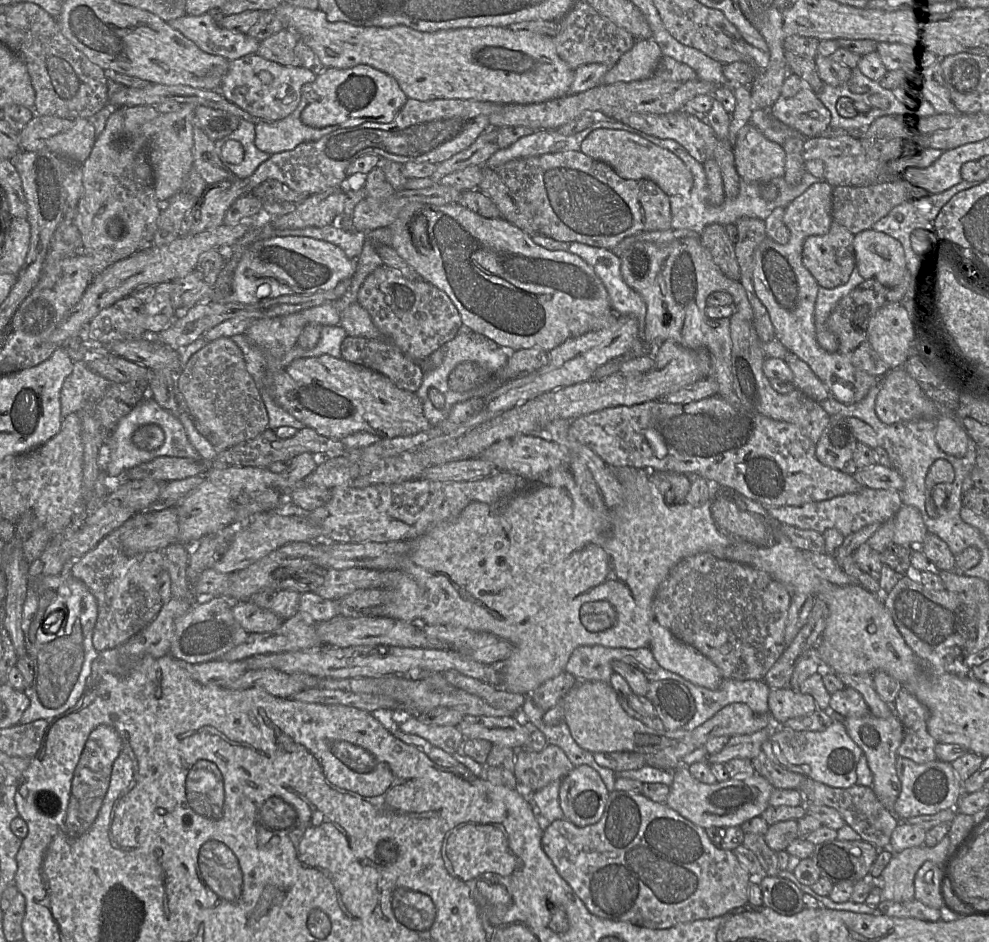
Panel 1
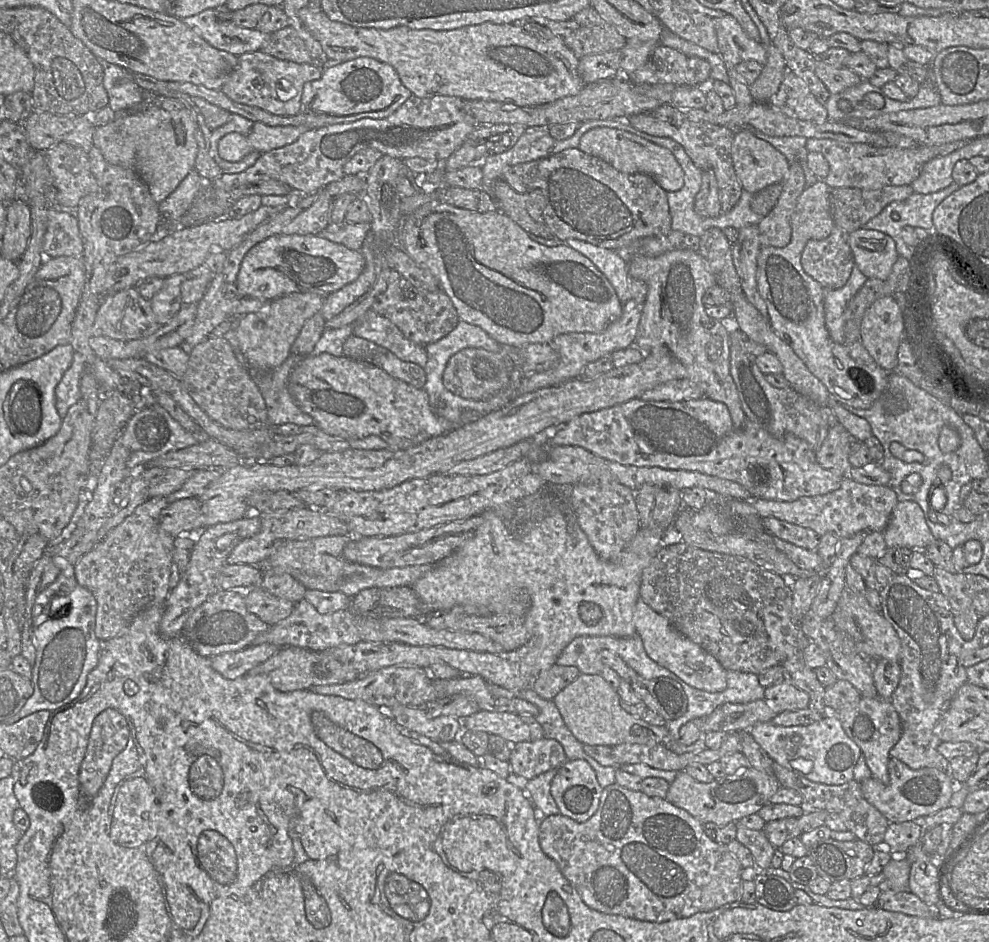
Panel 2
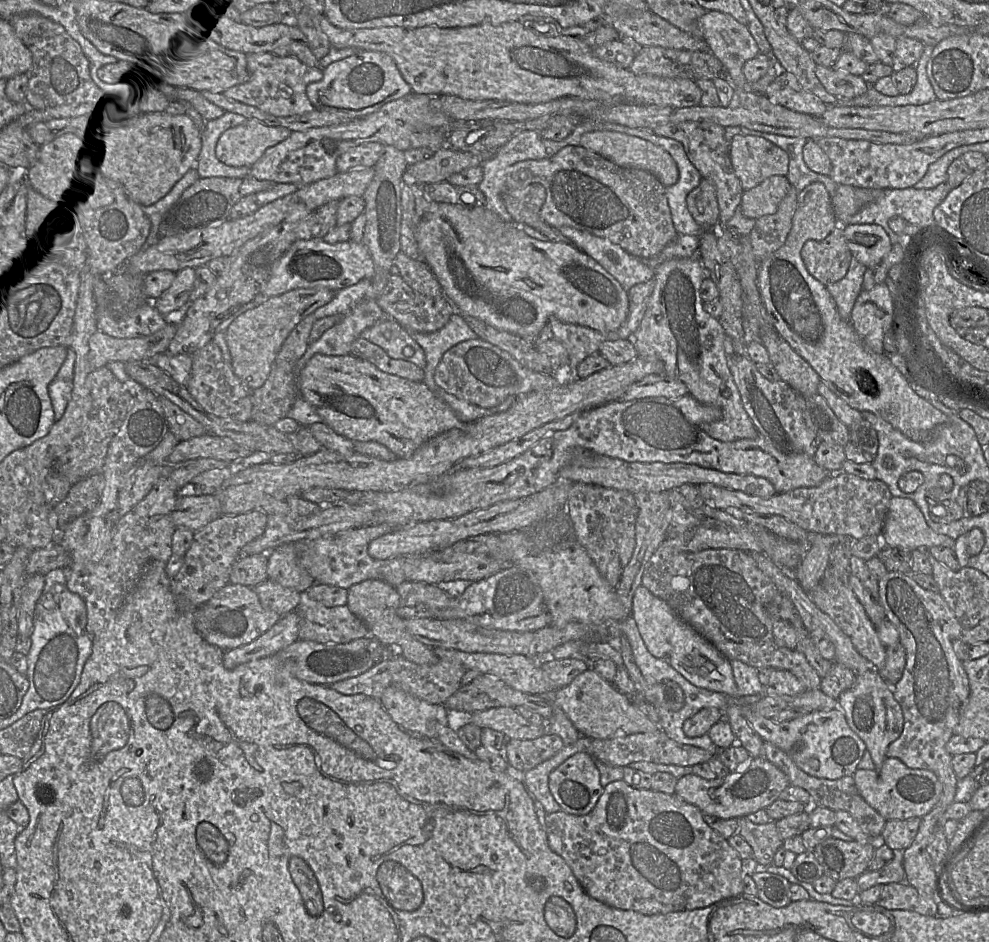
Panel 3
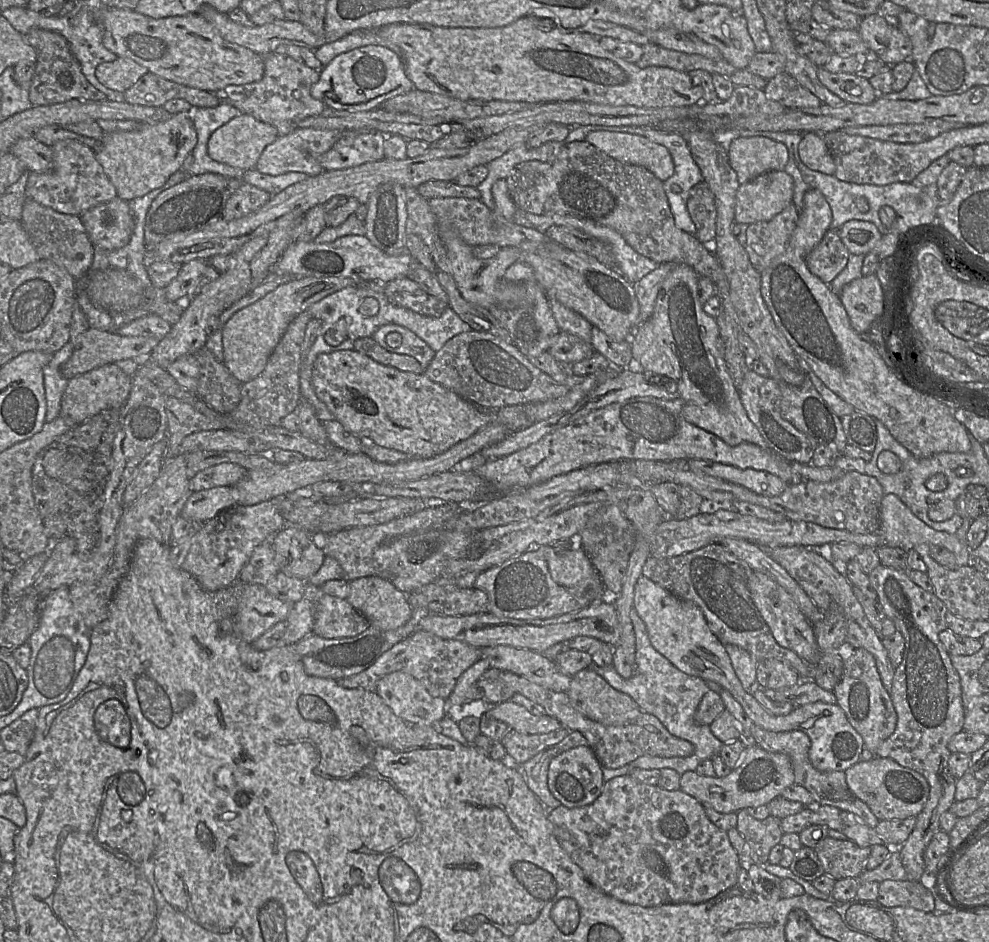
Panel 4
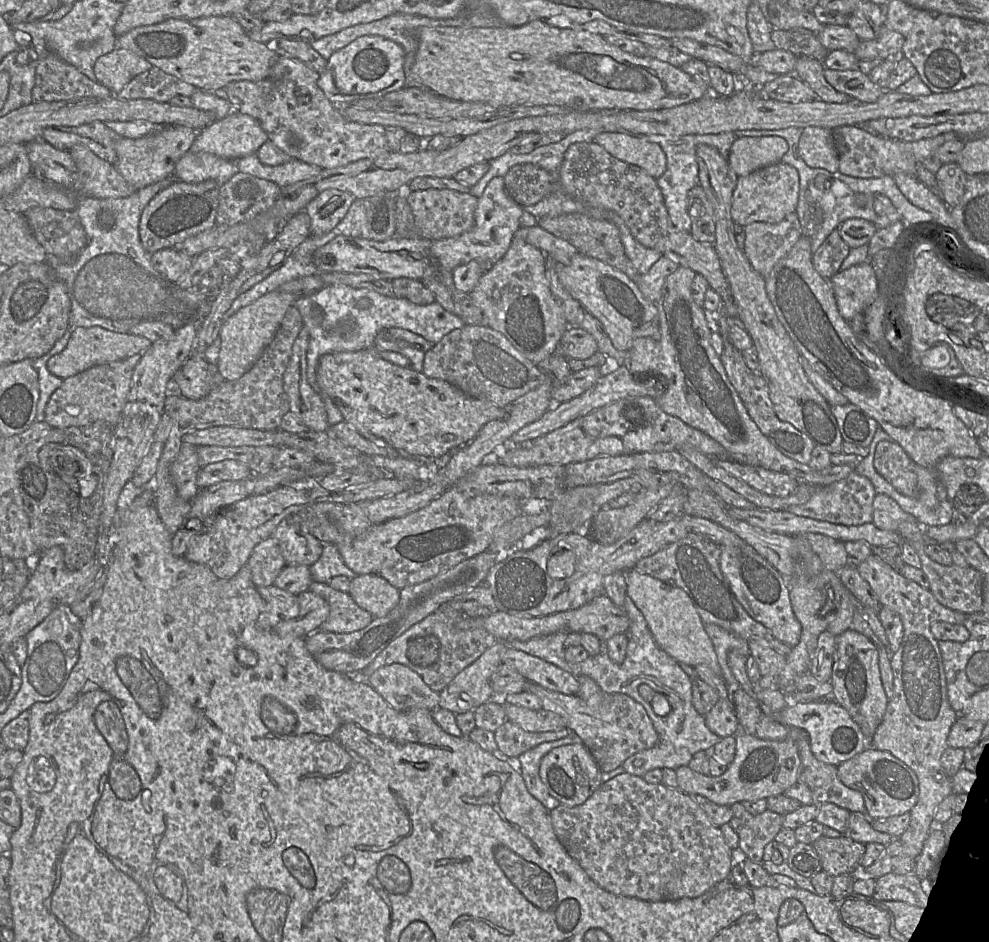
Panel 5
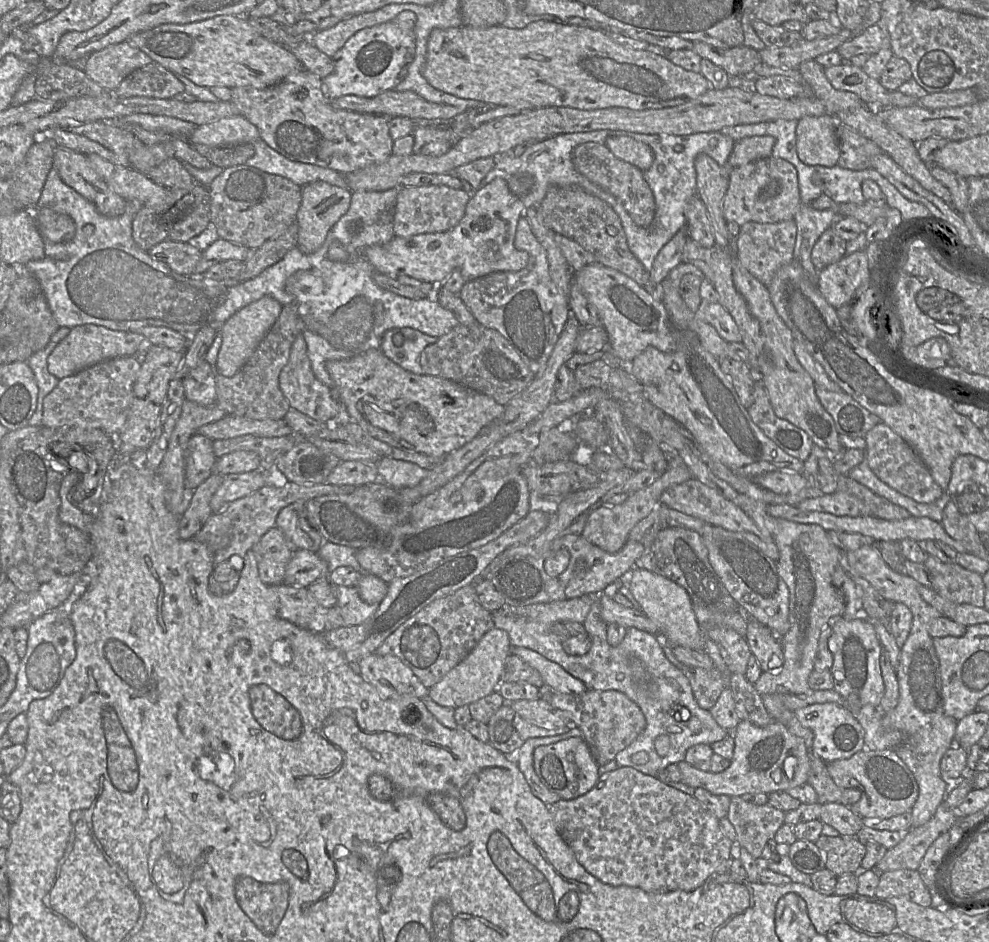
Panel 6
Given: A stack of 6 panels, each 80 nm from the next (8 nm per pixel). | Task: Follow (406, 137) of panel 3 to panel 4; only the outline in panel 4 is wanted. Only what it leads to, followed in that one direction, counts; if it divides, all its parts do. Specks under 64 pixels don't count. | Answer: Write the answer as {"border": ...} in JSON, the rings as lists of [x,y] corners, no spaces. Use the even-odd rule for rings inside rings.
{"border":[[[312,127],[296,128],[287,135],[279,136],[263,150],[255,169],[263,174],[278,176],[288,172],[302,172],[308,176],[317,176],[324,169],[319,163],[319,156],[329,151],[341,138],[343,131],[316,129]]]}

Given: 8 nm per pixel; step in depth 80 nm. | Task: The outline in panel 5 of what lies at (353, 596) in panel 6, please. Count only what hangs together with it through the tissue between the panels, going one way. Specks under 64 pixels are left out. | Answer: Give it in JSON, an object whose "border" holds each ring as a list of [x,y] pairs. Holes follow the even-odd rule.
{"border":[[[312,582],[308,590],[324,598],[330,607],[329,616],[320,630],[350,633],[365,628],[374,619],[353,600],[350,593],[335,590],[328,583]]]}

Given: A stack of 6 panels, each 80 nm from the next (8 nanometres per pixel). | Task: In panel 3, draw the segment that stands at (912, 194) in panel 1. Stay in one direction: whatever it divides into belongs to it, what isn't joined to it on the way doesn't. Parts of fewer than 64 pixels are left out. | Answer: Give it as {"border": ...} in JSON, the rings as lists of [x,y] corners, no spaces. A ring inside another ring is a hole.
{"border":[[[838,185],[832,197],[832,207],[839,225],[848,225],[850,218],[881,197],[886,189]]]}

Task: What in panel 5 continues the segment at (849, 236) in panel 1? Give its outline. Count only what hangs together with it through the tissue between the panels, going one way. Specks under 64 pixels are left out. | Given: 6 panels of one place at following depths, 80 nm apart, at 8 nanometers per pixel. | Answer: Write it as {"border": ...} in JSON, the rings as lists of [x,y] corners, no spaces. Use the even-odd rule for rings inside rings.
{"border":[[[838,229],[833,230],[812,256],[814,269],[824,278],[830,280],[840,271],[850,247],[839,235]]]}

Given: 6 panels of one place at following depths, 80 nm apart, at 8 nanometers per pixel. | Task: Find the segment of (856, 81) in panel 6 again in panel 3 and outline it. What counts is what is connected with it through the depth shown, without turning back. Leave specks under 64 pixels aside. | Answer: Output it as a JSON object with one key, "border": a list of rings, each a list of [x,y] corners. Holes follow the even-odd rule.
{"border":[[[817,65],[815,73],[824,88],[838,99],[852,99],[866,93],[869,85],[861,76]]]}

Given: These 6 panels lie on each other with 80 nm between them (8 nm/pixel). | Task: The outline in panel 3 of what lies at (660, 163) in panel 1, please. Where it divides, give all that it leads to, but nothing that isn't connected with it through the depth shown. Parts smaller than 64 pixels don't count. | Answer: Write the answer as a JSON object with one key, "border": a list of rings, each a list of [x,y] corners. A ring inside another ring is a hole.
{"border":[[[593,131],[584,133],[580,145],[597,153],[620,167],[636,168],[650,172],[665,187],[674,185],[679,179],[679,171],[672,156],[662,147],[645,139],[614,131]]]}

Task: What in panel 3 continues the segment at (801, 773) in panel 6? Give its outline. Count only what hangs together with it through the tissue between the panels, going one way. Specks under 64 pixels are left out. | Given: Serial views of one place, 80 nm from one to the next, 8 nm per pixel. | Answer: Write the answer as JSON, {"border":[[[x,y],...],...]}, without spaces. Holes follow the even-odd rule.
{"border":[[[765,757],[750,758],[736,771],[729,772],[724,777],[712,780],[704,779],[690,773],[680,777],[675,786],[675,795],[697,806],[703,814],[709,814],[722,819],[741,818],[748,814],[765,809],[779,794],[790,785],[787,776]]]}

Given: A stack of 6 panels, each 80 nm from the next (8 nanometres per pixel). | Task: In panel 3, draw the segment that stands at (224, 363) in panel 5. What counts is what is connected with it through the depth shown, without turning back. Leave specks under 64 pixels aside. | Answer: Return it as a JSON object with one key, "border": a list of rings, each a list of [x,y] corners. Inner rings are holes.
{"border":[[[326,288],[293,289],[268,297],[258,306],[237,316],[225,331],[234,373],[252,390],[261,387],[291,331],[305,317],[329,303],[335,292]]]}

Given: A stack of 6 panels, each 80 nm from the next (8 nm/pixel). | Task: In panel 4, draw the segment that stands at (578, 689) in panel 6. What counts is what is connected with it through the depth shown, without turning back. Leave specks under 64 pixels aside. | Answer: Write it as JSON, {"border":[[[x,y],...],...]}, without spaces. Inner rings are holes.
{"border":[[[510,646],[481,648],[481,658],[486,658],[490,668],[511,672],[543,688],[567,692],[572,677],[559,672],[554,661],[540,653]]]}

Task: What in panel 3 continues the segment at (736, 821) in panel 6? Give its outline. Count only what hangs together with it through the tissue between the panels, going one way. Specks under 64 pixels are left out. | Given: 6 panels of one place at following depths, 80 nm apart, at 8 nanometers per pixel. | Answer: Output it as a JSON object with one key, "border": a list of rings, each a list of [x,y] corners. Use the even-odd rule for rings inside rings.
{"border":[[[747,817],[738,819],[738,834],[749,844],[753,851],[753,859],[759,867],[771,865],[776,850],[782,846],[782,839],[777,830],[775,820],[765,824],[755,824]]]}

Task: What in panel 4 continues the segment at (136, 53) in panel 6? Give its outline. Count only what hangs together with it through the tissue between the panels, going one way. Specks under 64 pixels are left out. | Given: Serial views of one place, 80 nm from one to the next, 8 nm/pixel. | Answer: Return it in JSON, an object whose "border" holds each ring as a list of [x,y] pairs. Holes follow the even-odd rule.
{"border":[[[118,57],[114,61],[99,64],[95,75],[107,88],[124,93],[148,72],[146,67],[135,61],[126,57]]]}

